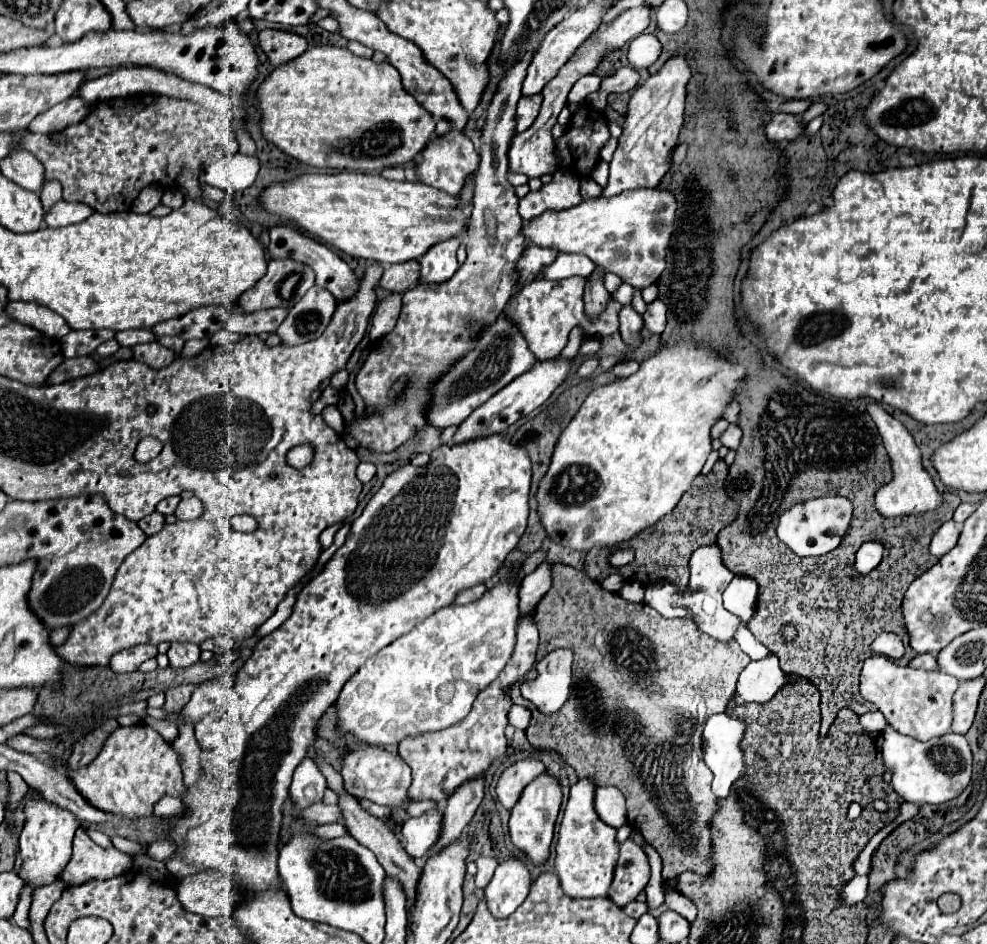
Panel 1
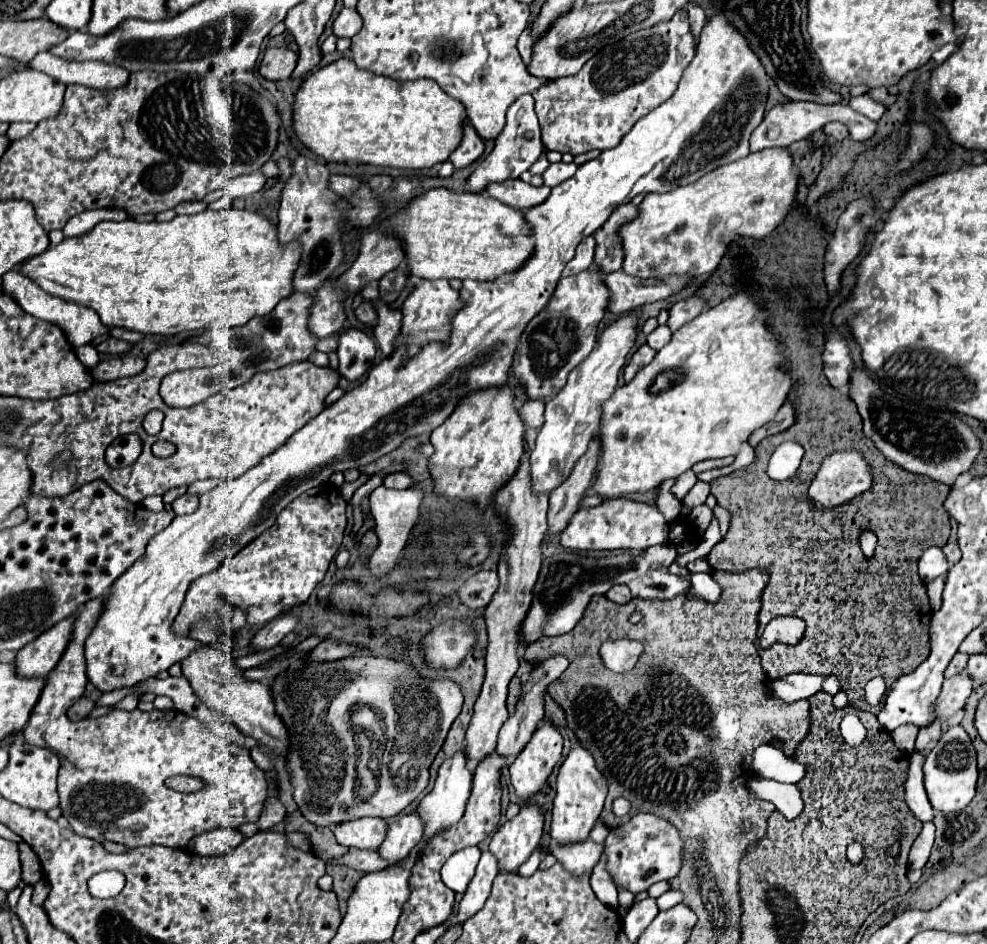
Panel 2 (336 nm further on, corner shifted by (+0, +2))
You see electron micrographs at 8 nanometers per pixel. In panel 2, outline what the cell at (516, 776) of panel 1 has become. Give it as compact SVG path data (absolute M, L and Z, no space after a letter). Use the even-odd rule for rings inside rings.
M556 655L556 657L544 659L538 667L534 667L528 675L522 677L522 693L520 693L520 699L516 703L516 711L514 711L514 715L508 717L508 721L500 729L498 747L496 747L500 755L506 755L506 757L514 759L518 755L518 751L530 741L530 737L534 733L534 727L538 727L540 719L544 717L544 693L546 693L546 687L552 681L556 681L566 667L568 667L568 659L562 657L562 655Z

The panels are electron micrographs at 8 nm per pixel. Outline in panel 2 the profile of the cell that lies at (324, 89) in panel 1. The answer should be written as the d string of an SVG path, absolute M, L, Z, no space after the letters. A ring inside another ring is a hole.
M348 57L310 73L296 93L294 105L296 135L316 155L328 161L356 161L398 169L430 169L436 163L448 161L450 153L462 141L466 119L464 105L446 95L434 81L416 79L400 83L390 77L360 69Z

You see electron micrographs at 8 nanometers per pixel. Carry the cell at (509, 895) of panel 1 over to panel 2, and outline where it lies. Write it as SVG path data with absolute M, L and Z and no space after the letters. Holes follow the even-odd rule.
M524 803L520 813L508 819L492 835L490 851L498 857L500 869L516 873L516 869L530 857L538 847L544 829L544 813L534 803Z

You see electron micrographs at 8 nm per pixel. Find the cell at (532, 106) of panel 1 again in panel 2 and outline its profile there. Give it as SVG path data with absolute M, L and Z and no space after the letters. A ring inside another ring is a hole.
M680 9L670 21L652 25L648 29L640 29L612 45L606 45L602 51L598 51L598 55L594 55L580 69L580 73L572 77L562 77L558 81L548 81L540 89L536 89L532 97L534 97L534 109L542 129L544 147L548 151L580 155L590 149L604 151L618 145L618 141L632 129L632 125L640 117L648 115L654 107L658 107L668 97L672 97L674 89L678 87L682 71L686 69L686 65L692 61L696 53L694 45L696 45L696 39L690 31L688 13L686 9Z

